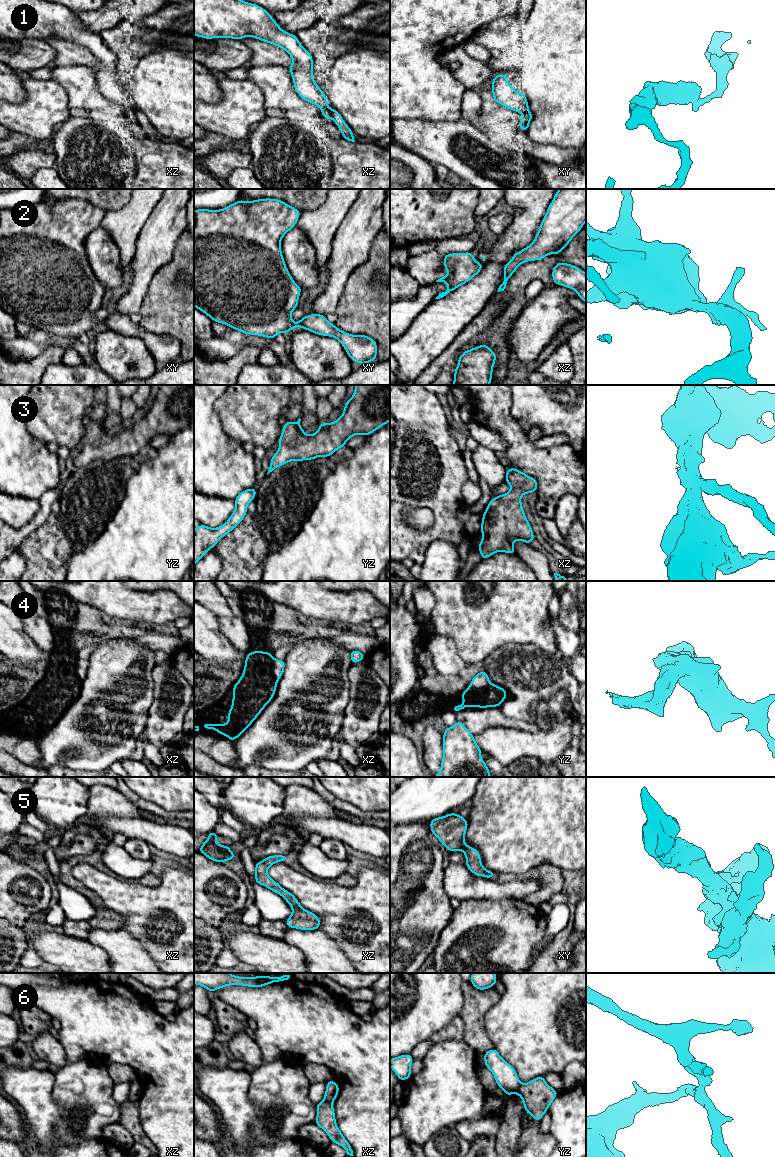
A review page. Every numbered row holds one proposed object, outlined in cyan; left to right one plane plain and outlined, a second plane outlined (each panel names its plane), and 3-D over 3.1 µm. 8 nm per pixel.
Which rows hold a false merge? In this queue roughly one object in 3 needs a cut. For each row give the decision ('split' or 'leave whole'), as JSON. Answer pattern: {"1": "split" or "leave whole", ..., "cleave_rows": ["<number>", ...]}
{"1": "split", "2": "leave whole", "3": "leave whole", "4": "split", "5": "leave whole", "6": "split", "cleave_rows": ["1", "4", "6"]}

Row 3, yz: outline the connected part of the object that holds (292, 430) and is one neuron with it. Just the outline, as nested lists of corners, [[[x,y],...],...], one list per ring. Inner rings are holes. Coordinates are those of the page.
[[[355,385],[355,390],[349,401],[346,401],[342,415],[332,423],[321,423],[315,434],[307,435],[300,426],[301,419],[297,422],[286,421],[282,427],[282,433],[278,440],[279,449],[270,461],[267,475],[275,468],[285,465],[290,461],[314,460],[316,457],[329,457],[339,448],[343,448],[347,441],[355,435],[368,436],[390,421],[390,385]]]

